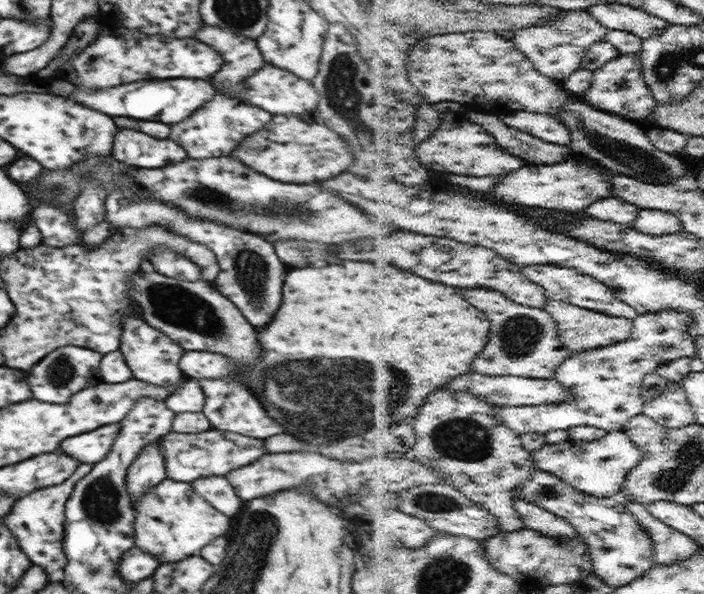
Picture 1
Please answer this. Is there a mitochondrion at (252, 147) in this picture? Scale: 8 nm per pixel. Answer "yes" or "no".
yes

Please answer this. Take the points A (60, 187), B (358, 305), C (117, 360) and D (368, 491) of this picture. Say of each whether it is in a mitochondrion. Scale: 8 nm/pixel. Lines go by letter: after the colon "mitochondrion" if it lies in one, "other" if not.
A: mitochondrion
B: other
C: other
D: other

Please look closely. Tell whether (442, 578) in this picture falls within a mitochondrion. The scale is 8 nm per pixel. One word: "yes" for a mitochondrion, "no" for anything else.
yes

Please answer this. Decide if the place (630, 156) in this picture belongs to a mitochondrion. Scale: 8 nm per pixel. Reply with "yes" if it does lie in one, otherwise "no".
yes

